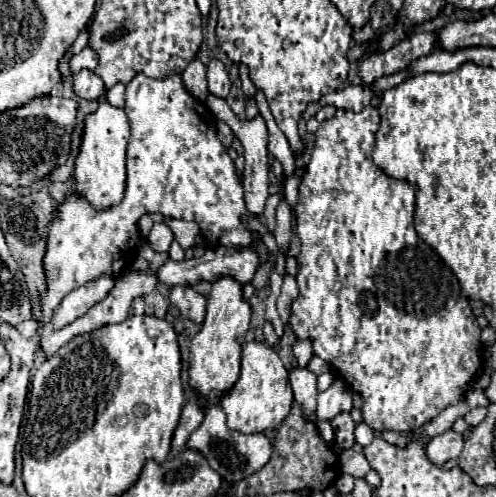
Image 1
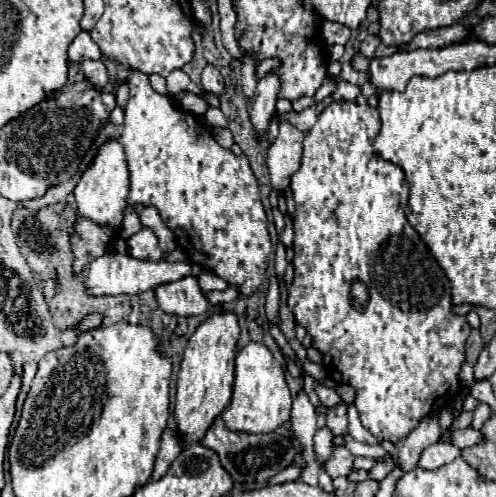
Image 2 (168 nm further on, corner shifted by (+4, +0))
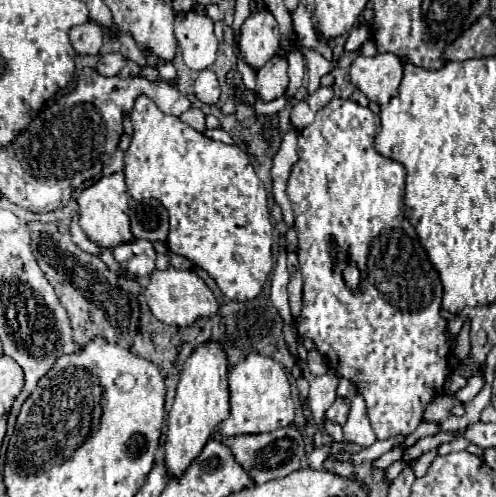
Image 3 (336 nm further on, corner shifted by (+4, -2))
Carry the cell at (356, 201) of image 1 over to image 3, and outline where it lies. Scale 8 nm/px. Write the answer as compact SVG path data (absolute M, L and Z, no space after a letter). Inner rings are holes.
M332 98L324 108L316 112L316 120L298 132L298 162L292 166L286 194L290 198L292 210L294 210L294 228L298 232L298 258L302 266L302 278L304 278L304 296L302 296L302 312L298 318L298 332L300 336L306 336L314 340L316 350L326 356L328 366L336 372L336 376L344 376L352 380L358 388L358 392L364 396L368 406L368 416L372 422L372 428L376 432L378 440L392 438L396 434L408 436L412 434L418 424L422 422L424 408L428 402L432 402L434 396L444 392L444 382L450 374L448 370L448 334L446 334L446 320L440 316L440 304L442 304L442 284L438 278L438 272L432 268L424 248L418 242L418 234L412 228L412 224L404 216L404 180L406 170L400 162L390 160L374 150L374 134L380 130L380 116L374 114L370 108L364 108L352 100Z

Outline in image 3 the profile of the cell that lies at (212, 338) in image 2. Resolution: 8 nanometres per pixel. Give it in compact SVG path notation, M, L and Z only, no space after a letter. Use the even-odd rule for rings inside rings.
M206 342L186 360L174 404L168 412L168 432L164 442L164 466L168 476L182 476L192 460L202 452L204 444L216 432L218 424L228 416L228 362L224 350L216 342Z

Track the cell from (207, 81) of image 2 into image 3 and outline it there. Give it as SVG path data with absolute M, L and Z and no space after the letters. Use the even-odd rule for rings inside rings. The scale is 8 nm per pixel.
M202 70L194 82L194 94L202 104L216 104L220 98L220 86L212 70Z

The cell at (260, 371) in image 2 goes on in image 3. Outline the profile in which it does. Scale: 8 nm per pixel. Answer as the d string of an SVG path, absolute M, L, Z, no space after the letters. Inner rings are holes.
M252 354L244 362L236 364L228 374L230 384L230 416L218 426L218 432L226 438L240 434L272 432L294 420L294 402L290 398L290 382L272 358Z

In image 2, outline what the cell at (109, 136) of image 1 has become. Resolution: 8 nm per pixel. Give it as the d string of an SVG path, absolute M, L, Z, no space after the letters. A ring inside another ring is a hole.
M110 138L98 148L92 164L86 168L86 172L80 176L74 188L78 214L98 224L110 224L114 228L120 228L122 212L126 208L126 196L128 196L128 168L126 168L124 148L118 142L118 138Z

